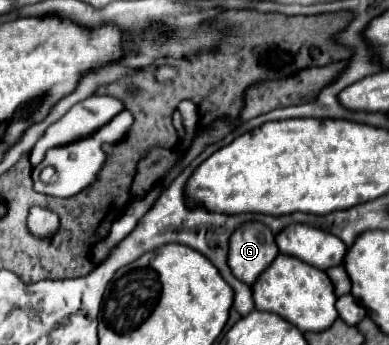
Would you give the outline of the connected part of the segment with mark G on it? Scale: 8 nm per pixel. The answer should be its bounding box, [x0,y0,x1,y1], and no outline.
[229,222,279,286]

